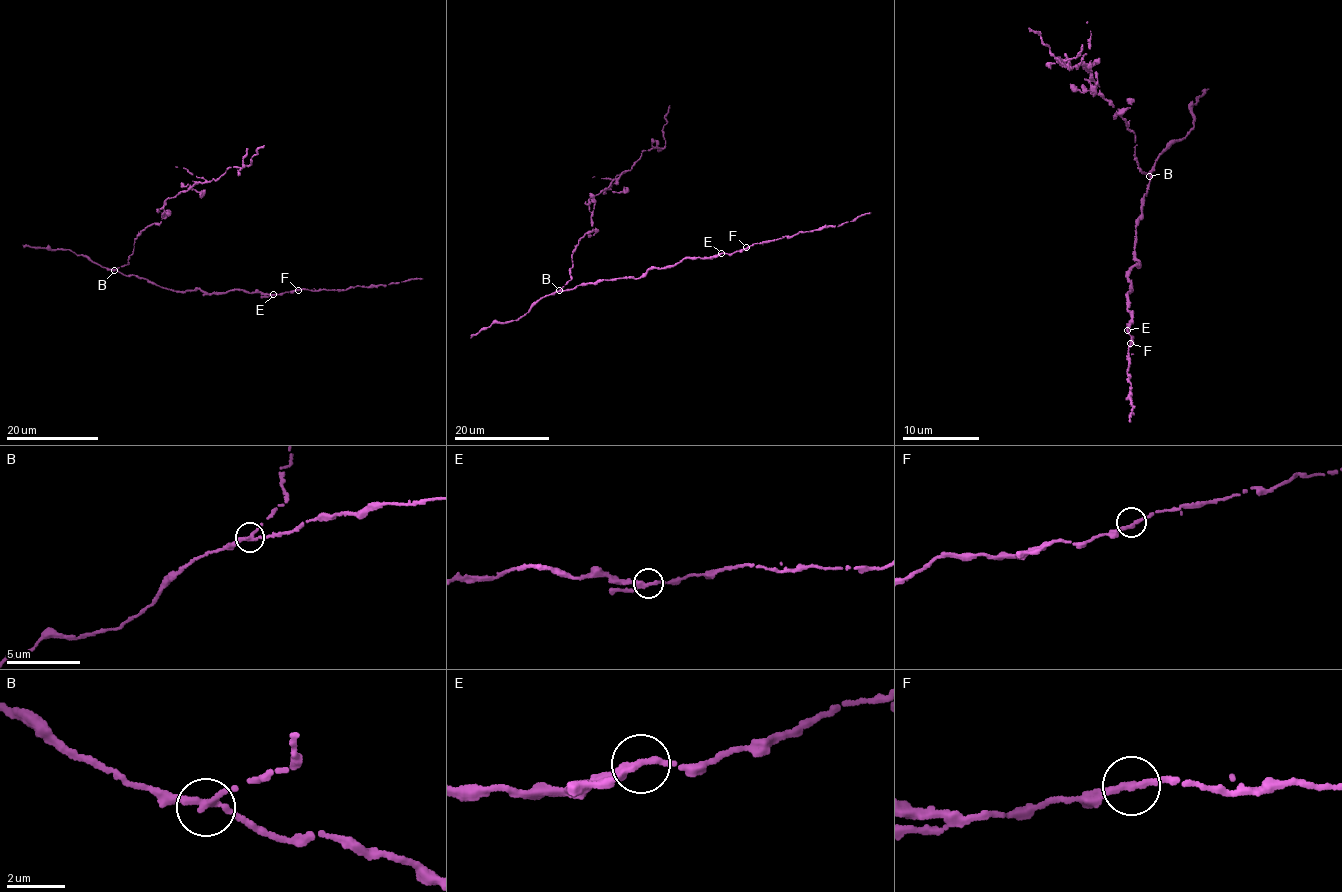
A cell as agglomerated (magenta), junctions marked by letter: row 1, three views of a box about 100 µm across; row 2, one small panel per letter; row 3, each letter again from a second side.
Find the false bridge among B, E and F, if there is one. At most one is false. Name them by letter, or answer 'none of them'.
B

